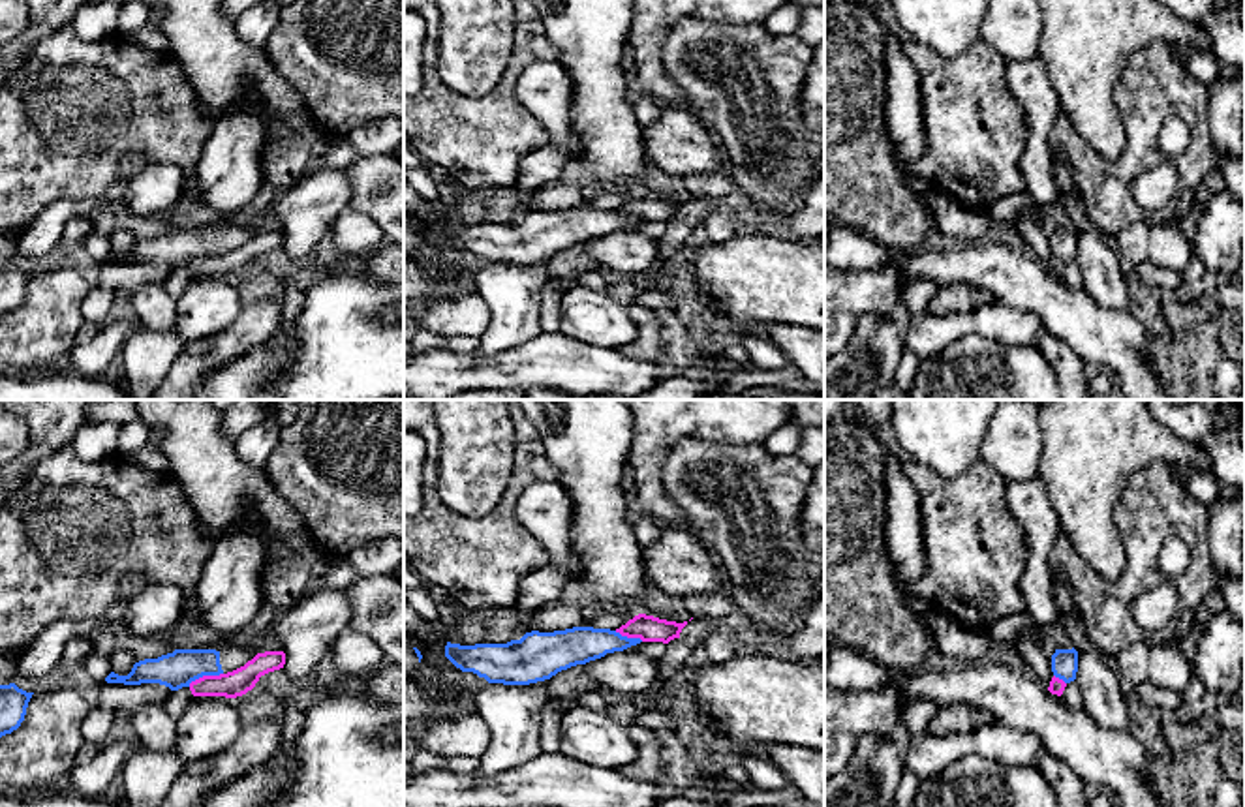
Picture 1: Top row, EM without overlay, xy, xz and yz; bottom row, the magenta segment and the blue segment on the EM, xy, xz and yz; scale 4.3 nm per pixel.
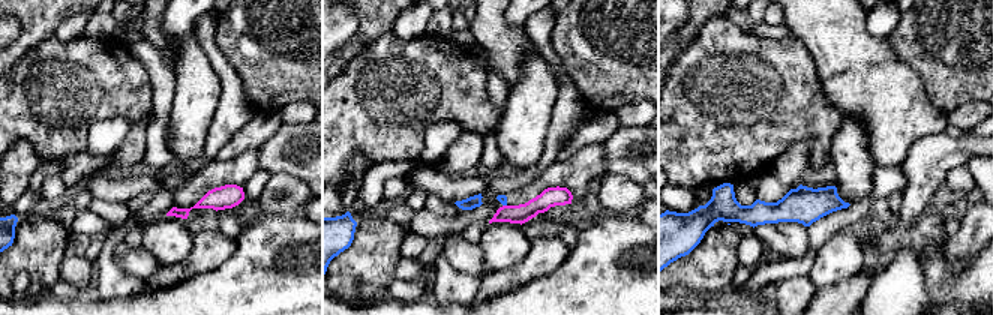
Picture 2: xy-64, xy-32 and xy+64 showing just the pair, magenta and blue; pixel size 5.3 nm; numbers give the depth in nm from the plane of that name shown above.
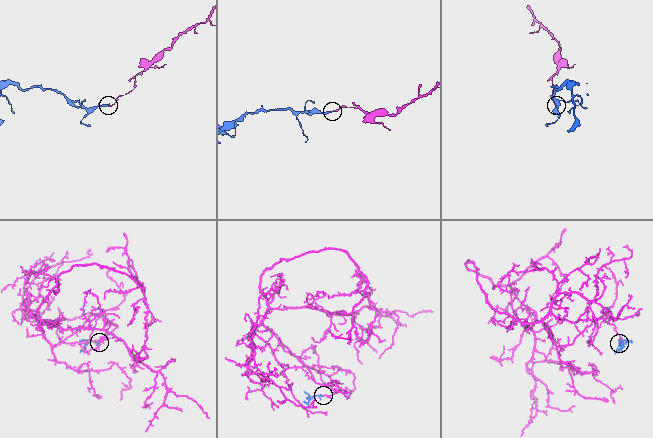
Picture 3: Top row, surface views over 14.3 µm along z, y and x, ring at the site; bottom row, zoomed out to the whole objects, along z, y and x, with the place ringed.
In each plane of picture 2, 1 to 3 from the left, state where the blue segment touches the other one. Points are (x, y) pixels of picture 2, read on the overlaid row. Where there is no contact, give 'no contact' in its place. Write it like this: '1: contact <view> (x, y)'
1: no contact
2: contact xy-32 (504, 206)
3: no contact

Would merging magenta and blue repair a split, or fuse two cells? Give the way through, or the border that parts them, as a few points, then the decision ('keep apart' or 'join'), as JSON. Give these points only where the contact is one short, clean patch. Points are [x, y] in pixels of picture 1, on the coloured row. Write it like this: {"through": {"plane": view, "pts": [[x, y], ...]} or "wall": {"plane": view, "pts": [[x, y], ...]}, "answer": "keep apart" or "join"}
{"wall": {"plane": "xy", "pts": [[222, 672], [199, 676], [188, 685]]}, "answer": "keep apart"}

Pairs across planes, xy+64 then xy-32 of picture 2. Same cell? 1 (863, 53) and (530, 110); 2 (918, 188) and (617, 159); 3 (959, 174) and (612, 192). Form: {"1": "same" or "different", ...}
{"1": "different", "2": "different", "3": "same"}

